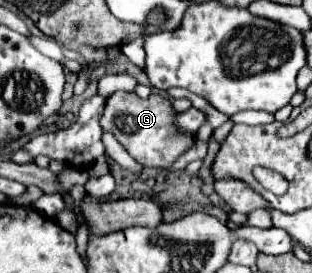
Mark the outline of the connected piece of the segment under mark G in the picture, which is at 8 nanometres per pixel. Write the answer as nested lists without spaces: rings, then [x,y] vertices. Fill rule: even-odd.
[[[118,91],[114,93],[104,109],[102,115],[102,129],[112,133],[118,143],[144,167],[168,167],[172,165],[192,143],[192,137],[180,135],[174,129],[174,107],[168,99],[160,95],[150,95],[148,99],[140,99],[134,93]]]

